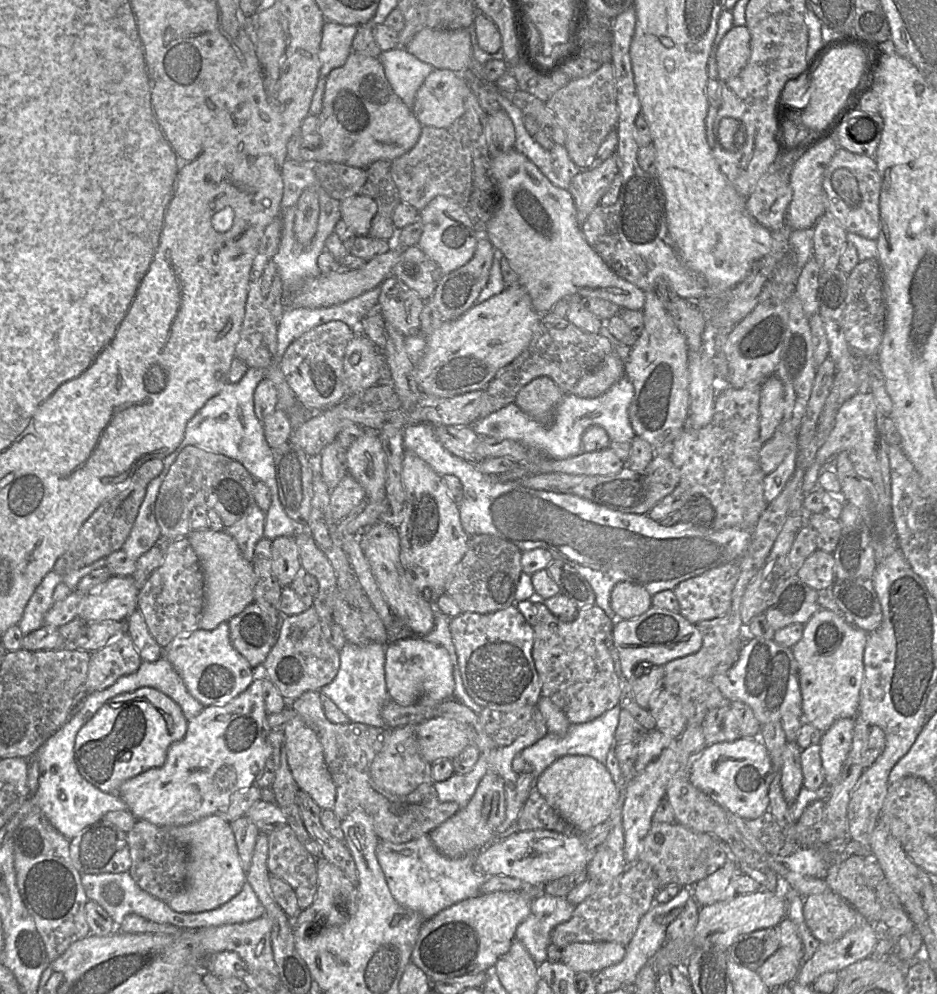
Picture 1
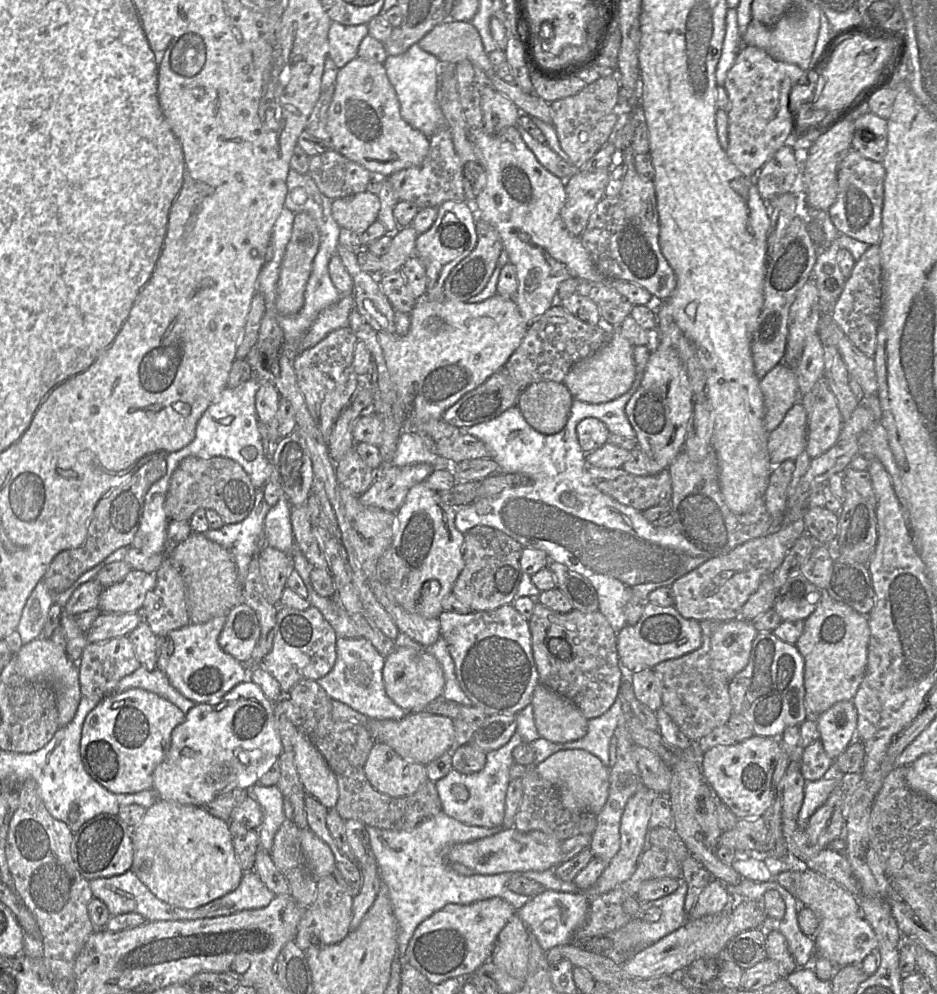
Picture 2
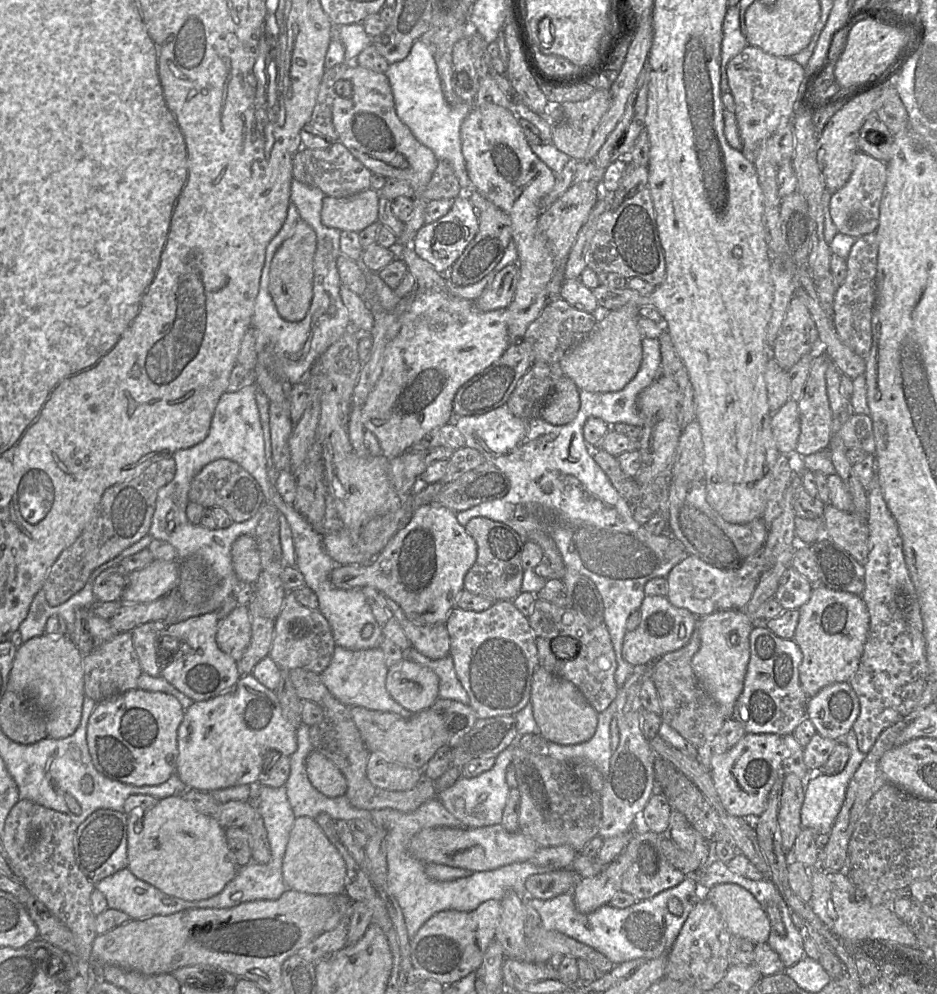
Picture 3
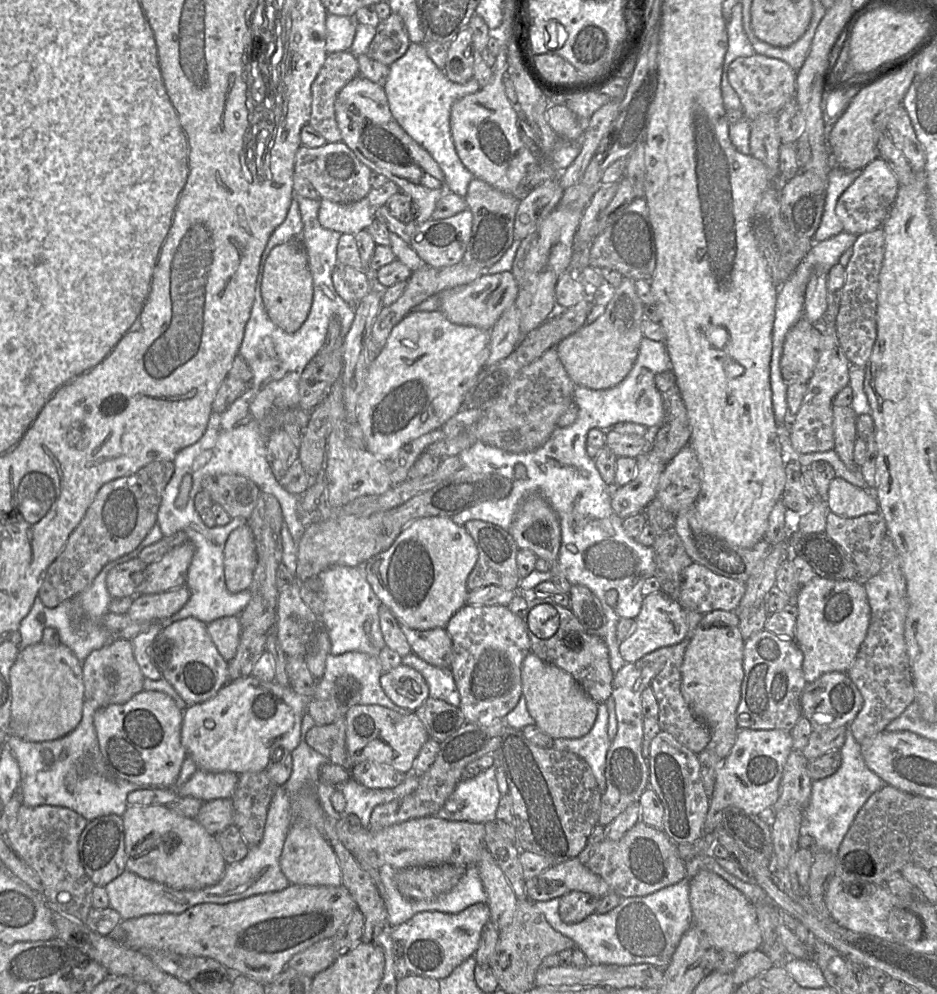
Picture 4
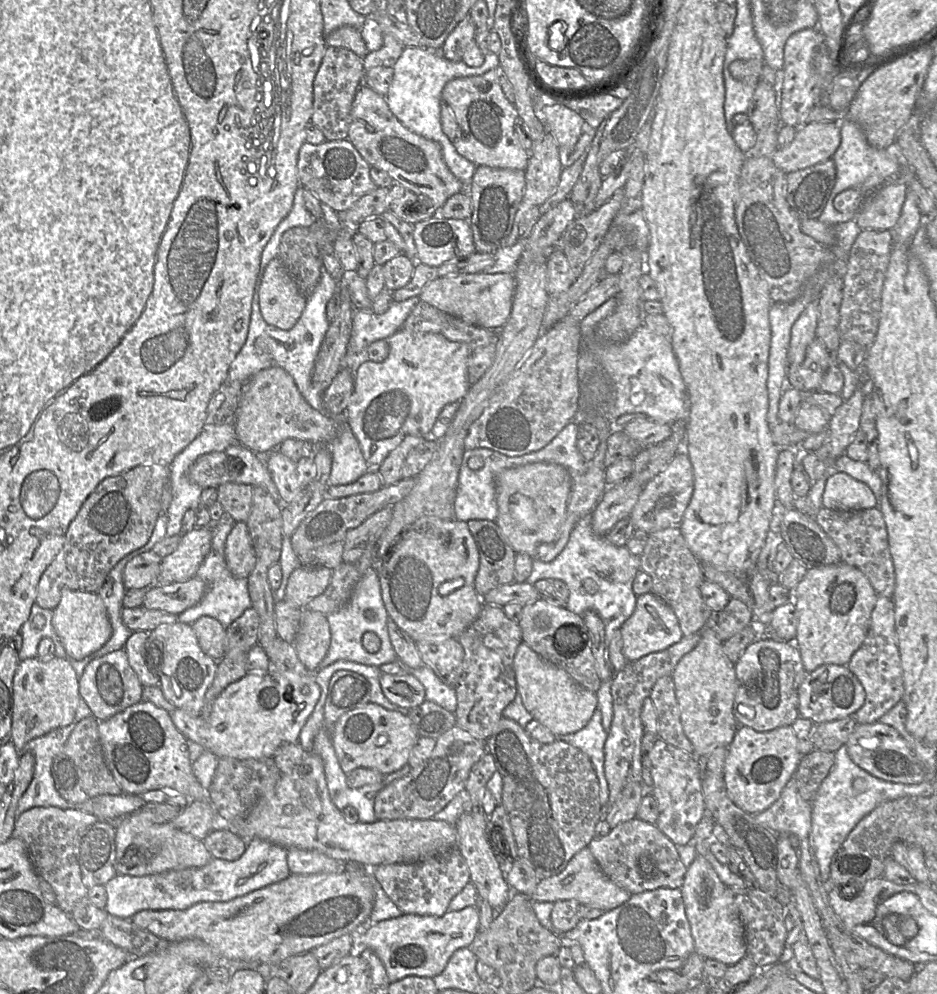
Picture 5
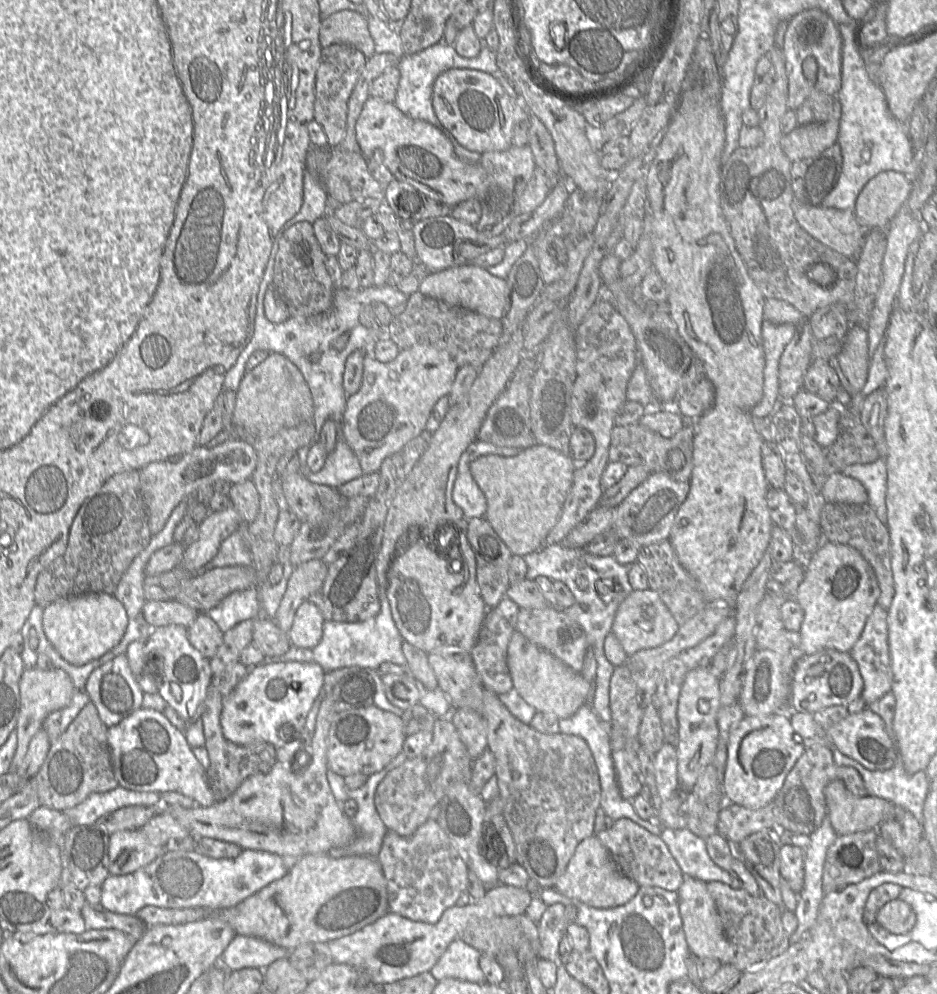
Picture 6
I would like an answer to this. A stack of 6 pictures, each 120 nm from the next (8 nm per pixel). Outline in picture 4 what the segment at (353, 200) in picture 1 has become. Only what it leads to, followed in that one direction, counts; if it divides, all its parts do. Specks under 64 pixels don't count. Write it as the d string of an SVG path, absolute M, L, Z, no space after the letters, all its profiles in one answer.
M367 197L353 203L321 199L318 220L326 229L356 235L373 222L374 212Z

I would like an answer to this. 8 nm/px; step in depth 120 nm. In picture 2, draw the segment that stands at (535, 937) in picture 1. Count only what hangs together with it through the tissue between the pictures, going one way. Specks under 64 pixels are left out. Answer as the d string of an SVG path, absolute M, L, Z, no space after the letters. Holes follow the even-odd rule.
M545 890L541 894L538 894L538 895L534 896L531 901L526 903L520 910L517 911L517 914L520 917L520 919L524 922L524 924L526 925L529 932L536 937L536 939L537 939L539 945L541 946L541 948L547 953L547 951L549 951L551 948L553 948L555 946L564 945L564 944L567 944L567 943L583 945L583 943L572 943L573 942L573 934L585 922L585 920L587 918L588 911L589 911L589 900L588 900L587 896L584 894L584 892L569 893L569 892L558 892L558 891L554 891L554 890ZM549 918L555 918L556 921L557 921L557 926L556 926L556 928L553 932L547 931L544 927L544 921L546 919L549 919Z

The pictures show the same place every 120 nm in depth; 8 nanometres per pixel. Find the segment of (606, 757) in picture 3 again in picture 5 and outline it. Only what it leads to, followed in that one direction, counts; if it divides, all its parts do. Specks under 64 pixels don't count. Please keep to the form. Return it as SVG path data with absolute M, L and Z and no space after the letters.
M596 708L591 719L581 730L556 736L556 740L570 744L585 753L594 767L600 786L599 800L601 806L605 806L609 799L609 787L605 777L604 746L608 733L602 726L601 711Z

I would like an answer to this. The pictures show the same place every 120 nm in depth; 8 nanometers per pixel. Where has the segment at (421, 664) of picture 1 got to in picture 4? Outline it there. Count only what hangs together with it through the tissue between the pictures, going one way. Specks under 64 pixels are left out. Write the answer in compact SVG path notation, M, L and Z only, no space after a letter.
M403 664L383 673L380 683L386 696L395 705L412 712L429 698L429 688L423 676Z

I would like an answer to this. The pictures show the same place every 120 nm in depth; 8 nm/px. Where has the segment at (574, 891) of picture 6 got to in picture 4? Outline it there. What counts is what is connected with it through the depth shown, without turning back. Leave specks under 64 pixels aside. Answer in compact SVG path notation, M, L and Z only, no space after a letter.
M573 858L553 865L525 881L526 894L533 902L561 898L571 891L588 893L599 899L611 893L607 883Z

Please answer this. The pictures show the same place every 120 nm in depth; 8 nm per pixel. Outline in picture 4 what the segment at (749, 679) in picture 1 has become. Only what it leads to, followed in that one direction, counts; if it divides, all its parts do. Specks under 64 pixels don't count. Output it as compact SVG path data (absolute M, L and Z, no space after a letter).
M763 629L745 641L744 678L741 698L736 709L739 730L792 730L802 717L800 698L806 685L802 663L803 653L794 639L781 638Z

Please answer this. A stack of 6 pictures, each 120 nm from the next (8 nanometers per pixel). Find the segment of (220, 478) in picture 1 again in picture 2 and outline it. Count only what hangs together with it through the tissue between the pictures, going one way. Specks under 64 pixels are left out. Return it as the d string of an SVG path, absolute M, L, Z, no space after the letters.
M187 456L170 478L164 510L170 521L189 521L198 508L213 509L224 524L234 524L243 521L250 514L255 494L256 488L249 475L234 460L223 456Z

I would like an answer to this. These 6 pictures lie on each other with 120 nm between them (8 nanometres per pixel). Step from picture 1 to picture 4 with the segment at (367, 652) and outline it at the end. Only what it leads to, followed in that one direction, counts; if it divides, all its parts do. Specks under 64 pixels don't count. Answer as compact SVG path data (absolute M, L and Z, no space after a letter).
M347 652L337 656L329 654L326 658L324 675L317 682L312 699L328 699L335 681L341 676L351 676L360 684L359 705L380 705L401 715L413 713L395 705L386 696L380 683L382 674L383 670L378 657L360 652Z

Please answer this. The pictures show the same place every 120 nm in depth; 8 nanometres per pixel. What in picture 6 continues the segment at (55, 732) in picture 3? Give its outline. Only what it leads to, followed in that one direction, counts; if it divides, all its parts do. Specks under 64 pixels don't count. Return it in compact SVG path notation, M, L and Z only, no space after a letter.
M37 667L25 669L19 681L20 708L16 724L17 749L12 759L10 771L15 770L22 763L32 737L42 728L46 717L59 709L69 705L75 687L69 675L59 668L42 670Z

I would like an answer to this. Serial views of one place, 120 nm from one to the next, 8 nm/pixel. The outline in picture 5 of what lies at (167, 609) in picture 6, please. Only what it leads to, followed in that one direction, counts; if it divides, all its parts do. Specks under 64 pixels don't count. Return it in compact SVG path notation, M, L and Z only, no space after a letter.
M143 606L123 608L121 613L123 623L132 632L152 632L160 625L176 623L177 616L178 615L161 610L149 610Z

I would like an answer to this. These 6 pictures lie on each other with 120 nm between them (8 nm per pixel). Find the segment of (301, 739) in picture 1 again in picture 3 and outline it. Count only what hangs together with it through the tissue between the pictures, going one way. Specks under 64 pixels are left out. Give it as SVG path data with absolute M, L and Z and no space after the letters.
M318 751L309 753L305 767L309 781L323 795L336 798L346 793L347 783L342 772Z

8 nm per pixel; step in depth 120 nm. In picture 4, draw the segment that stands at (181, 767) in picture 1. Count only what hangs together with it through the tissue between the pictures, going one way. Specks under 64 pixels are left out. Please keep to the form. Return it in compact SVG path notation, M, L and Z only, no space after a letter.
M253 676L229 681L213 697L199 704L188 705L183 711L181 742L198 769L209 772L231 772L237 775L260 772L270 765L270 755L276 747L293 751L300 740L300 729L312 698L297 694L290 686L264 682Z

